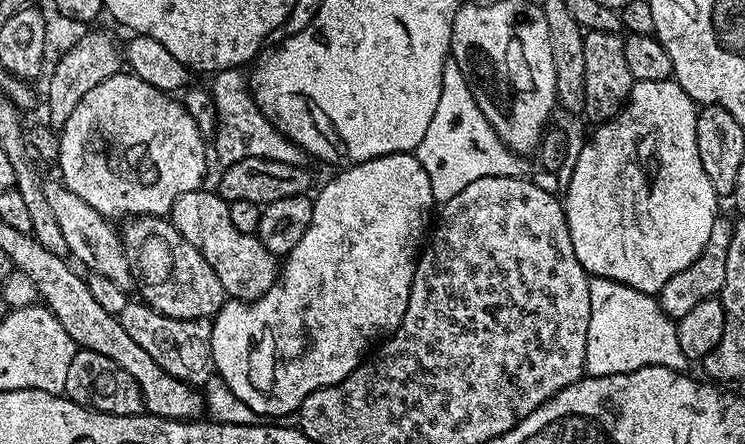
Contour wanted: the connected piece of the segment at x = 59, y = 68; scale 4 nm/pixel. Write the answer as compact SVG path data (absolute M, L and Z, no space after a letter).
M89 29L88 33L82 35L58 60L52 70L46 88L46 106L48 108L47 125L55 130L64 128L66 119L74 112L79 102L95 86L104 82L106 78L112 77L121 71L124 64L122 50L115 40L102 30Z

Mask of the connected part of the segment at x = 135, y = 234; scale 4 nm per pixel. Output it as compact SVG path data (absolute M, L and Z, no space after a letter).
M138 216L122 228L122 239L135 279L140 284L143 303L154 312L179 320L202 320L215 317L226 299L218 274L210 270L210 262L178 234L171 219L163 216Z

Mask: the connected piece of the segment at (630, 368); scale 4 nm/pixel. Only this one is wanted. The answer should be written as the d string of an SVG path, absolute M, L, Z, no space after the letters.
M601 276L589 279L590 286L590 330L586 334L585 373L589 376L632 373L648 365L658 365L669 371L687 371L690 361L682 353L677 334L677 323L665 315L655 295L639 292L625 284L607 280Z

